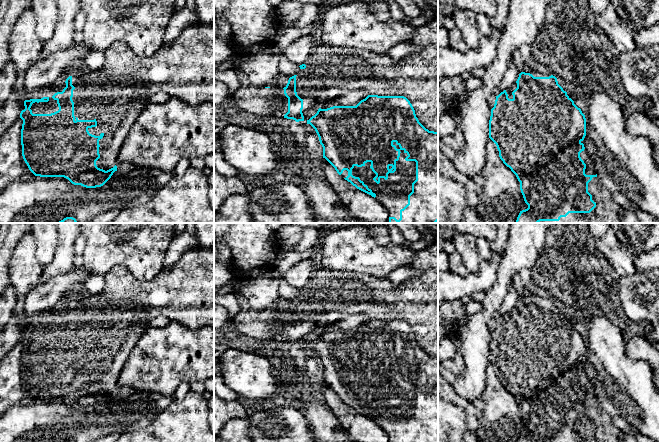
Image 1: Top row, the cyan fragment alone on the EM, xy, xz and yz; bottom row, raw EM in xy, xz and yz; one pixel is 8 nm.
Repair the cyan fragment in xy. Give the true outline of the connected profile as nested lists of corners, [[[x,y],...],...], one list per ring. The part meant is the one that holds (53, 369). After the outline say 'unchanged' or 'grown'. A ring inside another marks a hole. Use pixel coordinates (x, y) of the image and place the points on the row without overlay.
[[[72,300],[66,305],[66,311],[62,316],[55,317],[52,322],[57,325],[59,334],[51,338],[33,338],[30,333],[37,326],[48,326],[49,321],[30,323],[24,325],[25,333],[21,335],[20,342],[23,344],[21,353],[22,380],[29,394],[40,401],[64,401],[74,409],[86,412],[103,410],[117,395],[117,390],[105,395],[96,389],[100,382],[99,364],[104,357],[95,360],[88,353],[97,350],[94,344],[79,344],[74,340],[74,326]]] | unchanged

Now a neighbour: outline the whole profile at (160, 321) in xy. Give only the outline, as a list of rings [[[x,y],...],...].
[[[160,315],[160,316],[149,319],[147,322],[147,327],[148,327],[148,329],[161,328],[161,327],[168,325],[170,322],[171,322],[170,319]]]

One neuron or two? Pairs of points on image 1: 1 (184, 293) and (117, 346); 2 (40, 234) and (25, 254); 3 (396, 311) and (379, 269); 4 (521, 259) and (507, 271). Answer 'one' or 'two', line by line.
1: one
2: two
3: two
4: one

